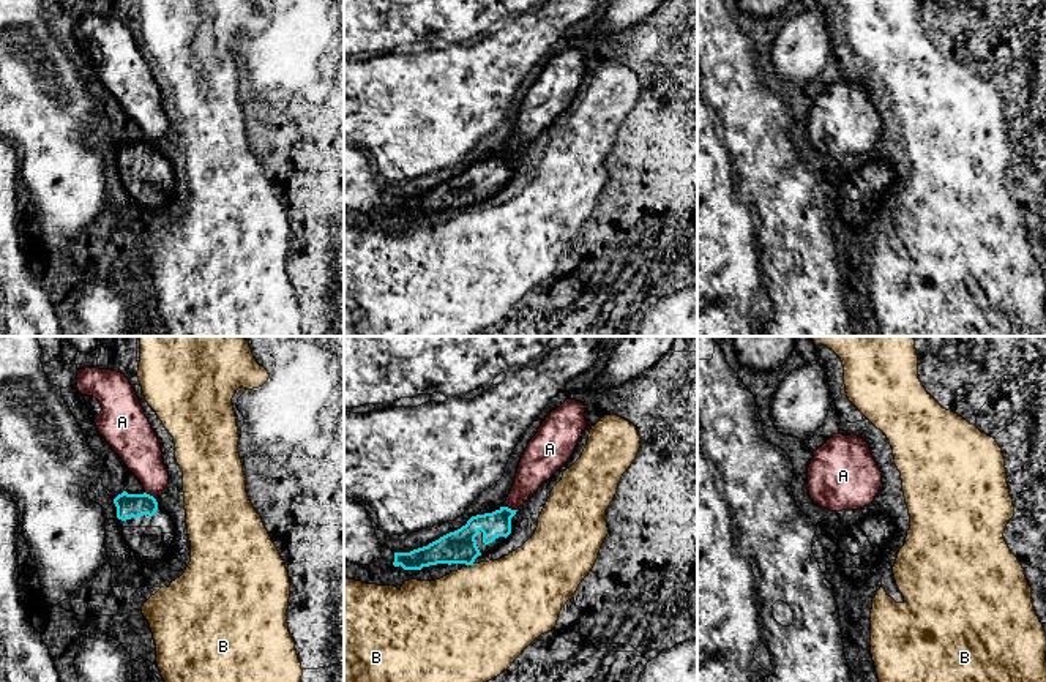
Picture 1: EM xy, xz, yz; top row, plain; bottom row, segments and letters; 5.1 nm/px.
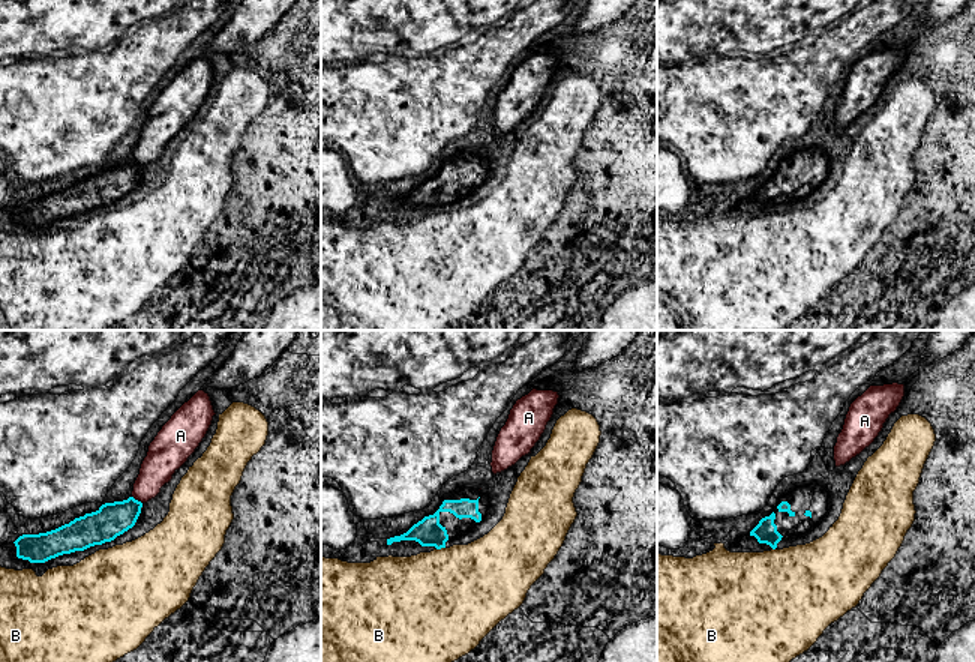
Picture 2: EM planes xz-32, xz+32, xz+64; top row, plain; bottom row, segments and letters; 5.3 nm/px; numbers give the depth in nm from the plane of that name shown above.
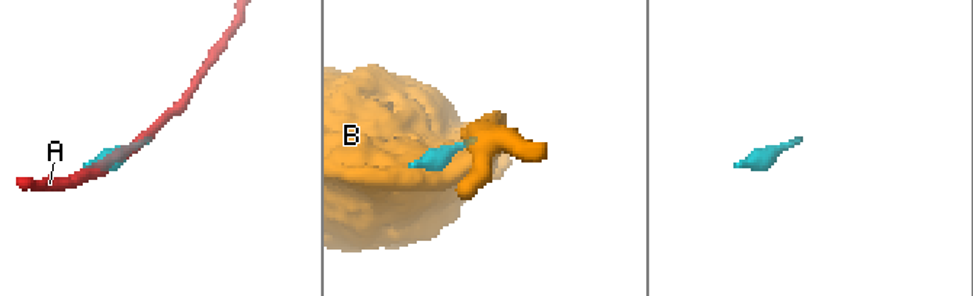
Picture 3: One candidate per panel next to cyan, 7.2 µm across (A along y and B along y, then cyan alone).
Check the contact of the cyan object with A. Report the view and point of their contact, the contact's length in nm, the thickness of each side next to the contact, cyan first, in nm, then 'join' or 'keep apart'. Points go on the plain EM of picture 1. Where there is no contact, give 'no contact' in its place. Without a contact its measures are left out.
xz (510, 155) | 80 nm | 130/170 nm | keep apart

